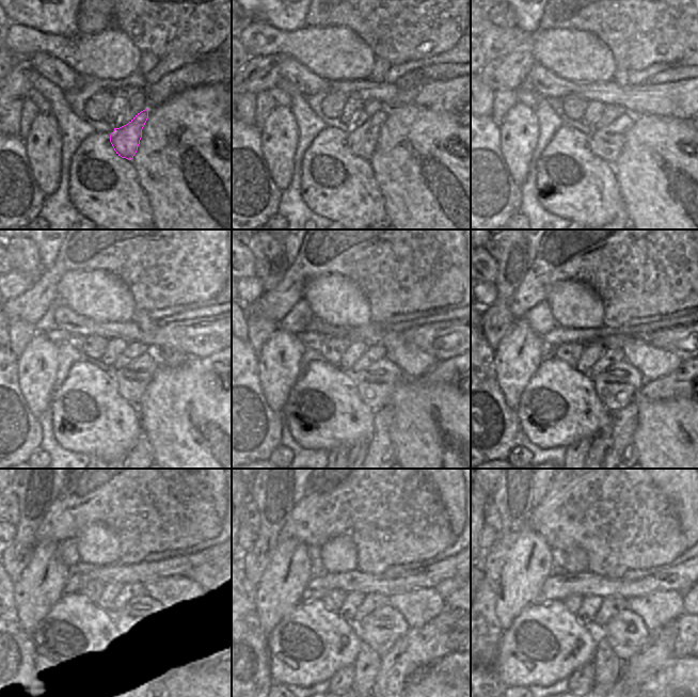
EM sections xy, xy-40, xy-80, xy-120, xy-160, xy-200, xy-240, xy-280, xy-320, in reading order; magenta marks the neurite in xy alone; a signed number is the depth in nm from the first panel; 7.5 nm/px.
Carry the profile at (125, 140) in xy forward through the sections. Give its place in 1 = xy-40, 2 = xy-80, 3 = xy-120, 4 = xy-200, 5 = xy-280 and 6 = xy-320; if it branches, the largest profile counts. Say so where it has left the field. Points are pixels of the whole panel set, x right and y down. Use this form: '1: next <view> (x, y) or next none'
1: next xy-40 (362, 141)
2: next xy-80 (607, 143)
3: next xy-120 (131, 381)
4: next xy-200 (617, 386)
5: next xy-280 (380, 630)
6: next xy-320 (627, 633)

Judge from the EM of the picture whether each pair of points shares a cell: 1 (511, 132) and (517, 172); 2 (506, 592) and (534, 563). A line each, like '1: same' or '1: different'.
1: same
2: same

